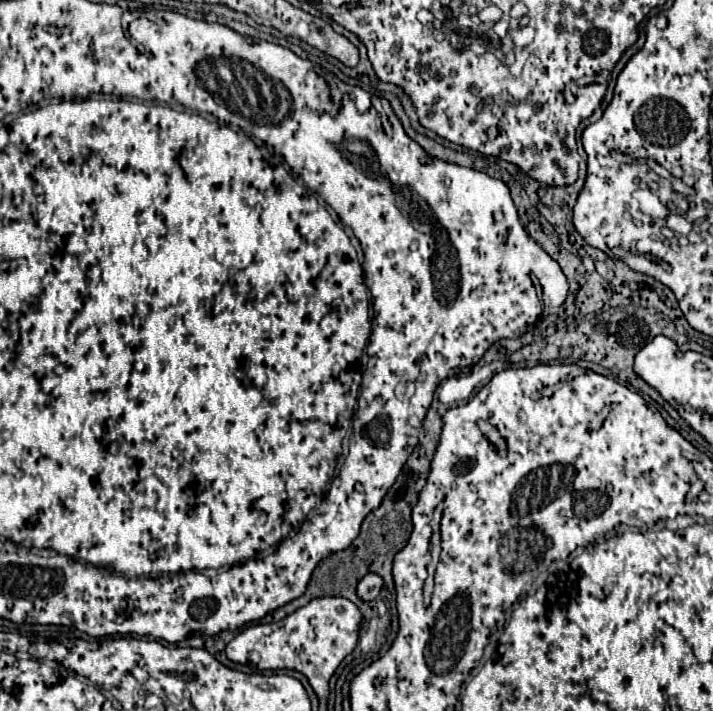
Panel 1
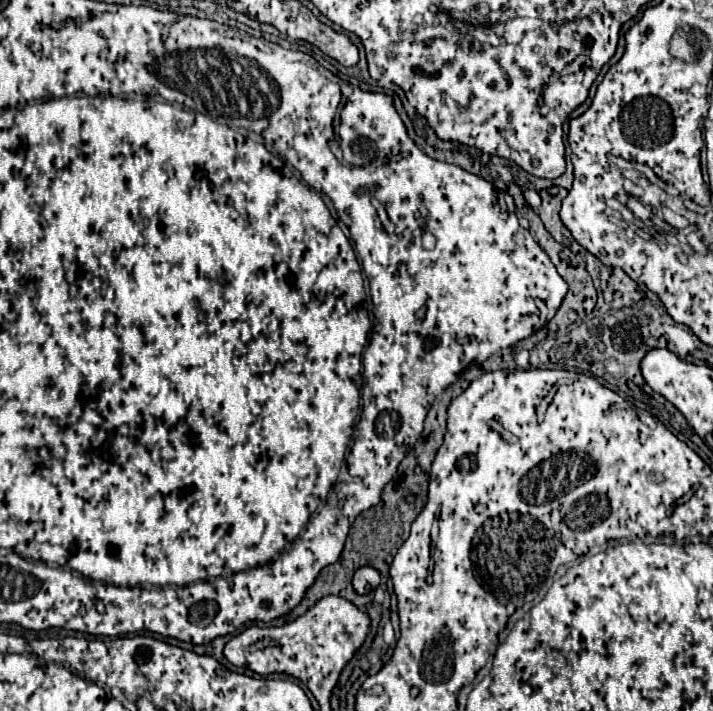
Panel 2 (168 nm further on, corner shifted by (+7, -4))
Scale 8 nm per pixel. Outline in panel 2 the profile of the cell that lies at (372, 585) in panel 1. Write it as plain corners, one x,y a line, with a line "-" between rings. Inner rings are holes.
362,566
362,568
358,568
356,572
354,572
354,580
352,580
352,584
354,584
354,590
358,592
358,594
368,594
368,592
372,592
378,584
380,584
380,572
376,570
376,568
372,568
372,566

